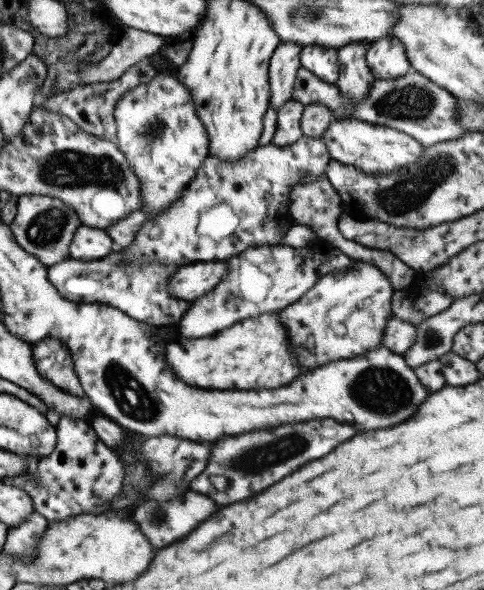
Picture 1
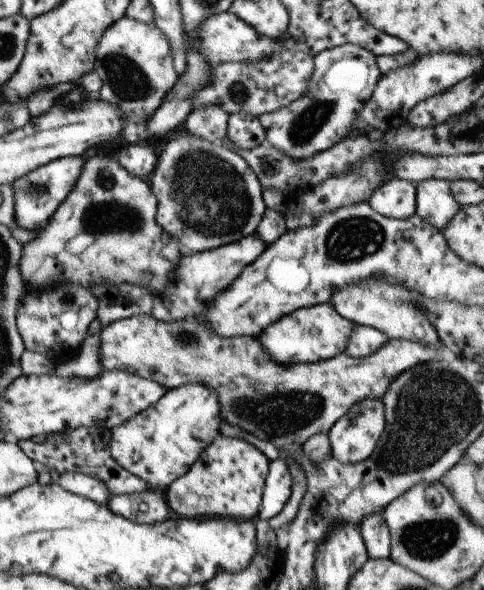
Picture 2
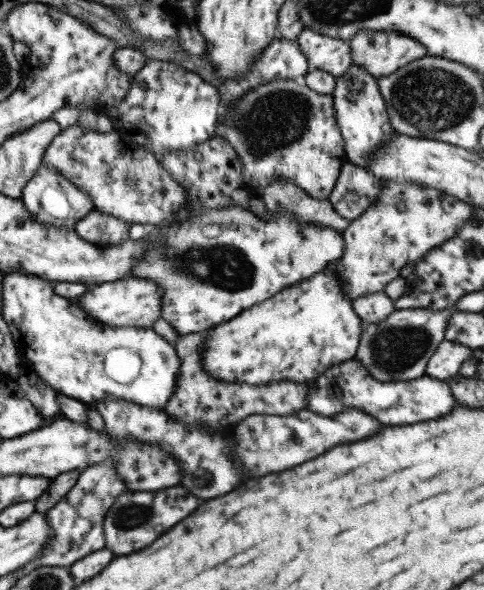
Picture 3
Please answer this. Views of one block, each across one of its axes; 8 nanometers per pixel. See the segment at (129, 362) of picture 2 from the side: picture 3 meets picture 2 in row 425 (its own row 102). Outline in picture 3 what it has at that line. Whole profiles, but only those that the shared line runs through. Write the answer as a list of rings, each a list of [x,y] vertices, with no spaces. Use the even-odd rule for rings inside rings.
[[[278,79],[246,91],[240,99],[232,101],[229,110],[219,111],[217,123],[225,127],[221,138],[234,148],[240,158],[242,181],[254,188],[273,184],[278,179],[289,180],[310,197],[328,200],[342,166],[349,162],[344,138],[336,123],[332,95],[320,94],[300,80]]]

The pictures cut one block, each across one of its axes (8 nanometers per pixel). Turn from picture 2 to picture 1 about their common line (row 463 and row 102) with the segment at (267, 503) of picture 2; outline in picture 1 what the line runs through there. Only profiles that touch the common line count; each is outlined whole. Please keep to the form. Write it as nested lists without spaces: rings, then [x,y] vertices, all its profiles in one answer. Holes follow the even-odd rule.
[[[281,41],[274,49],[269,62],[270,107],[279,110],[292,99],[292,89],[298,69],[301,67],[302,46],[298,43]]]

